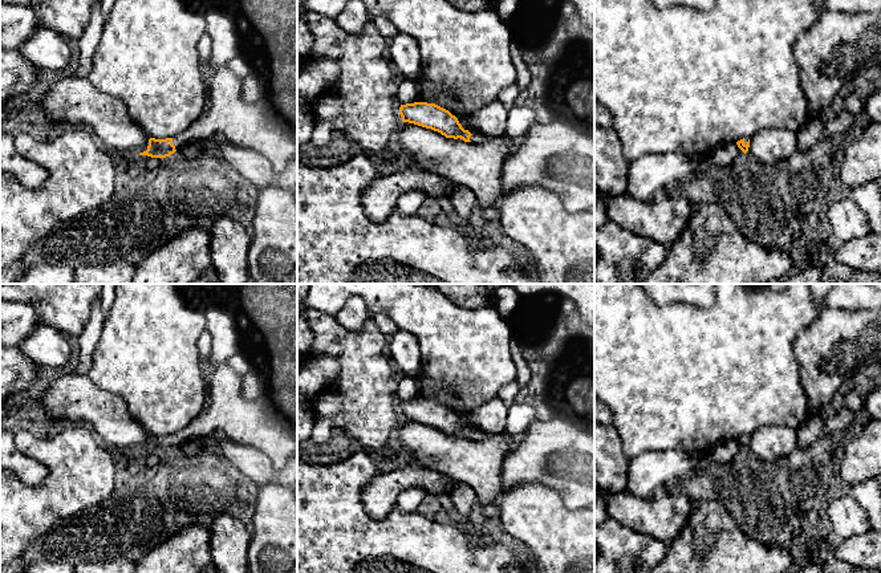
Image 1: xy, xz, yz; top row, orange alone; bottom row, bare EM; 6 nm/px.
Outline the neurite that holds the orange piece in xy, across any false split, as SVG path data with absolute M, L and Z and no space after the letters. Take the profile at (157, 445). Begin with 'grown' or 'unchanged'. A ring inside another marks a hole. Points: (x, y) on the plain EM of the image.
grown; M200 358L200 367L207 393L200 414L175 435L150 435L147 447L139 452L166 455L190 438L220 432L231 442L267 454L275 470L297 455L297 435L275 405L264 409L245 401L241 395L241 375L226 362Z

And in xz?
grown; M427 399L401 402L399 411L403 419L414 420L440 430L446 435L463 436L464 439L482 440L492 436L483 431L471 431L464 427L458 415L448 407Z

